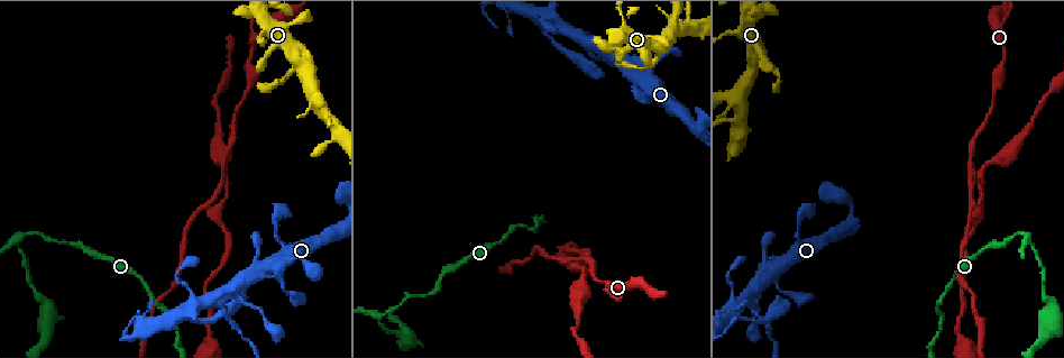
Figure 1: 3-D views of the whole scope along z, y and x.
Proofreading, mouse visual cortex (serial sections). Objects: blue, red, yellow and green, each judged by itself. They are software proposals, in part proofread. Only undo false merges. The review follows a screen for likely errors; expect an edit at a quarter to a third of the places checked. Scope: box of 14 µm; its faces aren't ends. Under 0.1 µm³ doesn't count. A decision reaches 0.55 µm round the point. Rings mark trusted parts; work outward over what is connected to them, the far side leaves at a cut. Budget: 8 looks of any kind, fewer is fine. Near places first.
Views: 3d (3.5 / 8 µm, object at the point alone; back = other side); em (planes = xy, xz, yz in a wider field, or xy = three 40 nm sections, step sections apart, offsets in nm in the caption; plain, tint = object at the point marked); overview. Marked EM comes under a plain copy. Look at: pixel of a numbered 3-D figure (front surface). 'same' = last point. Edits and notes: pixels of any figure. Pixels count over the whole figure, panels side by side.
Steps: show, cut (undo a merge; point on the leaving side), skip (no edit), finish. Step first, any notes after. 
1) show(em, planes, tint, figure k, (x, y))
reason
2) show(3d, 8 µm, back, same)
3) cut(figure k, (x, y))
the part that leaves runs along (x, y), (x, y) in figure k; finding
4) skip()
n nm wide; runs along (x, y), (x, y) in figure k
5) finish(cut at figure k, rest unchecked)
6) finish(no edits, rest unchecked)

show(3d, 3.5 µm, figure 1, (233, 289))
two arms at a narrow angle

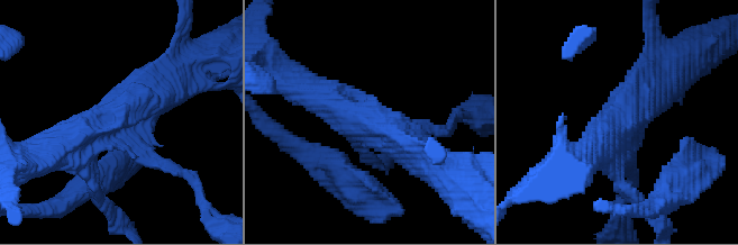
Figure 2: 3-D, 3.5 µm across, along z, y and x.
show(em, xy, step 3, tint, figure 2, (633, 126))
4 arms; arms of 100, 250, 450, 600 nm

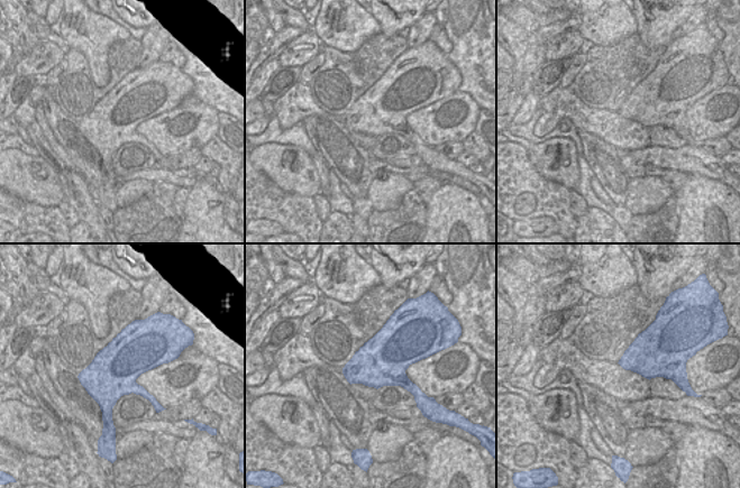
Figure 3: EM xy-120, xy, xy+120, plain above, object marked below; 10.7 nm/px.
show(em, xy, step 1, tint, same)

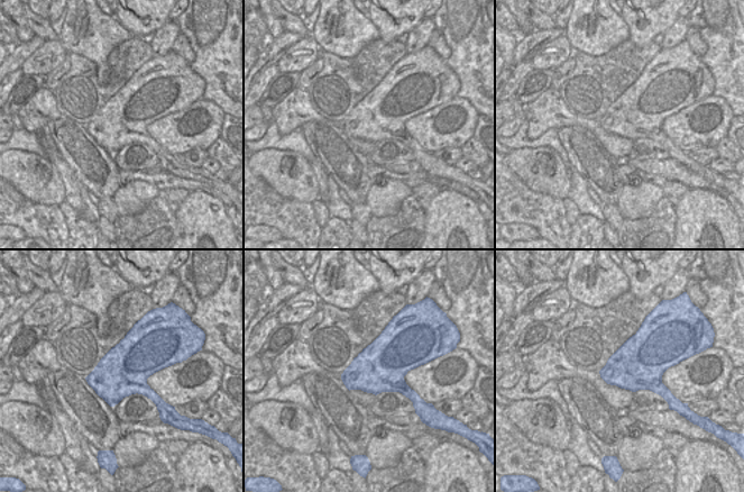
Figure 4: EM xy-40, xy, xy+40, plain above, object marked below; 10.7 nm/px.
skip()
runs along (428, 159), (383, 127), (310, 96) in figure 2; one cell here

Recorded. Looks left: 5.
show(3d, 8 µm, figure 1, (541, 28))
four arms meet

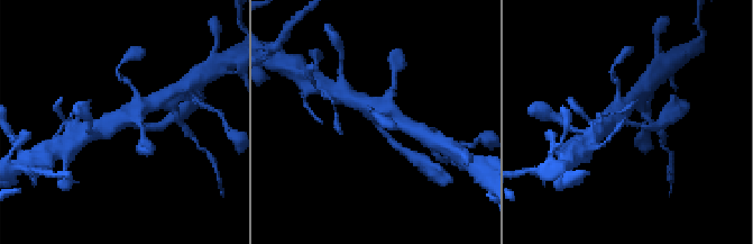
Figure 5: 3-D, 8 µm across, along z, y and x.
show(em, xy, step 1, tint, figure 5, (620, 117))
now the EM

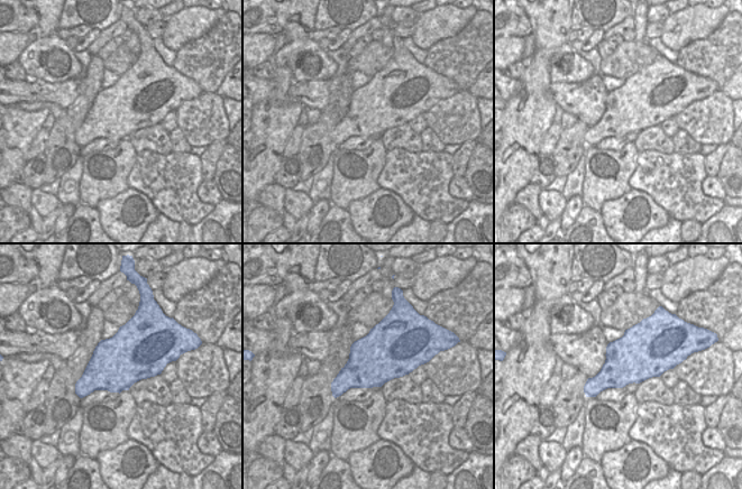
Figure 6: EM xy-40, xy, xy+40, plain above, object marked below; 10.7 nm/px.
skip()
runs along (161, 99), (136, 109), (109, 126) in figure 5; continuous, no second cell

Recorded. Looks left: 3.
show(3d, 3.5 µm, figure 1, (222, 167))
sharp bend

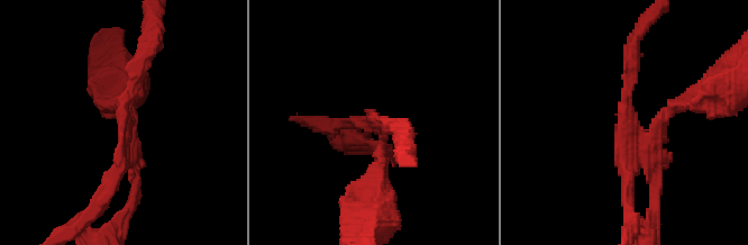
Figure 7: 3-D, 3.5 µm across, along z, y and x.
show(em, planes, tint, figure 7, (373, 118))
need the tissue

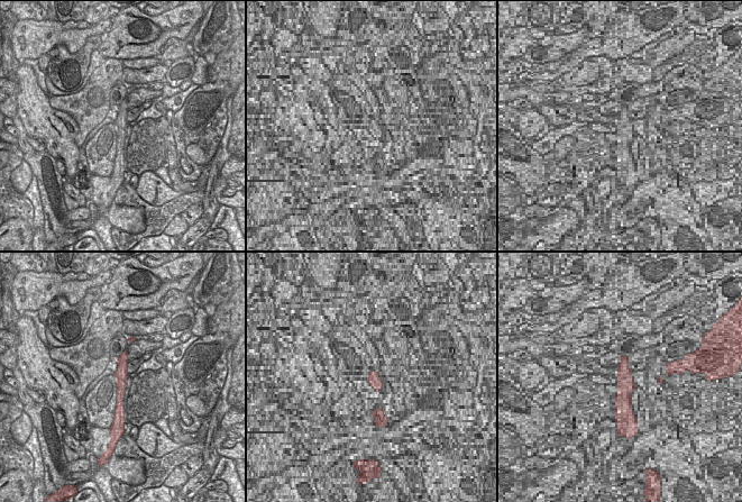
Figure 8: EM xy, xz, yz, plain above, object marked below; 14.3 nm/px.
cut(figure 7, (375, 165))
180 nm wide; the part that leaves runs along (381, 145), (377, 217), (367, 228) in figure 7; a second cell is stuck on

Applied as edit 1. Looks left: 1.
finish(cut at figure 7, rest unchecked)

